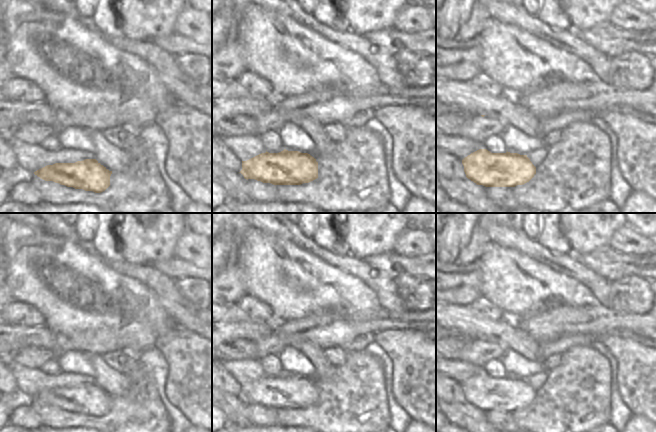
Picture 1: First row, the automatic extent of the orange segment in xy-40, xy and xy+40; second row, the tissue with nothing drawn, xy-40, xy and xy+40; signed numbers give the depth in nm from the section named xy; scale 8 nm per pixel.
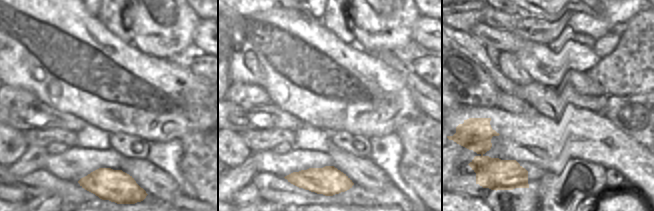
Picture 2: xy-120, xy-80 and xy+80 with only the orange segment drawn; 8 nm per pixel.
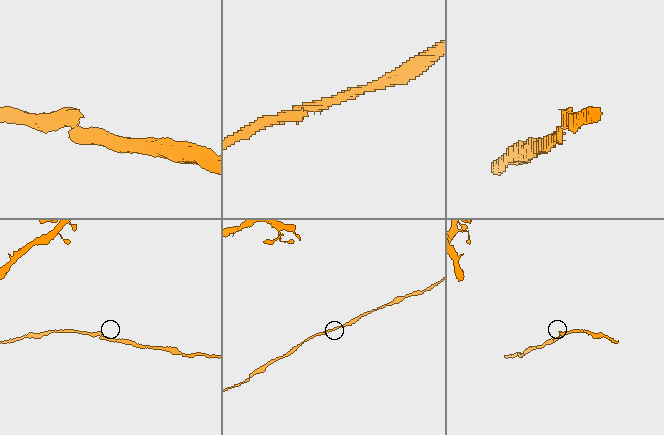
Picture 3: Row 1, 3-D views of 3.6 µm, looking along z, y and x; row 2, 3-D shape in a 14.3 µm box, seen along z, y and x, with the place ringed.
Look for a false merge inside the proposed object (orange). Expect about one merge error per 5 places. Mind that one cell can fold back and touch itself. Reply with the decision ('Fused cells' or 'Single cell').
Single cell

